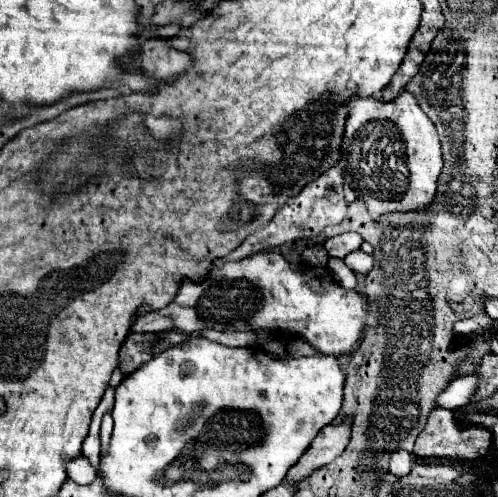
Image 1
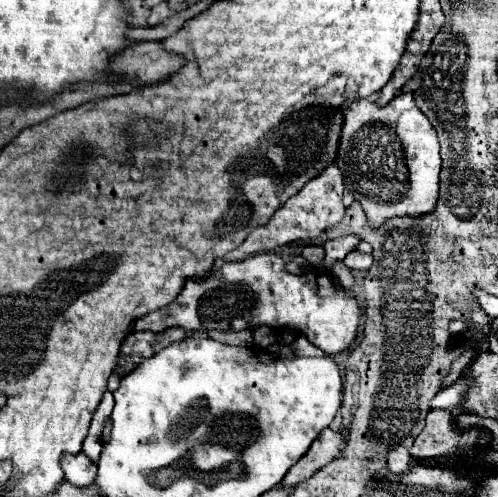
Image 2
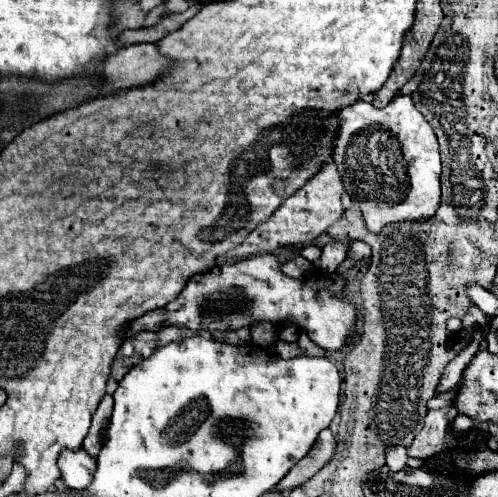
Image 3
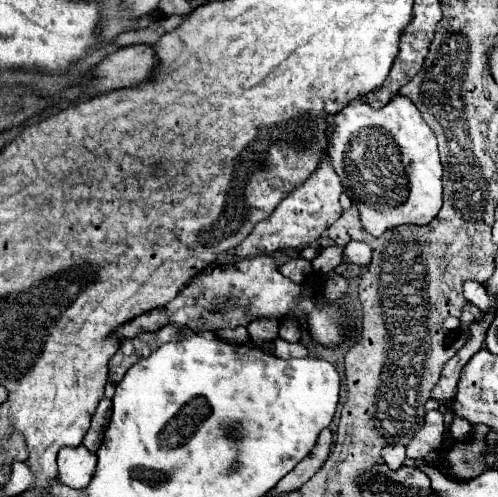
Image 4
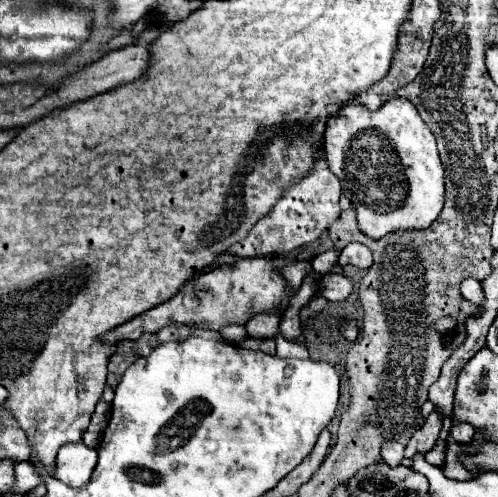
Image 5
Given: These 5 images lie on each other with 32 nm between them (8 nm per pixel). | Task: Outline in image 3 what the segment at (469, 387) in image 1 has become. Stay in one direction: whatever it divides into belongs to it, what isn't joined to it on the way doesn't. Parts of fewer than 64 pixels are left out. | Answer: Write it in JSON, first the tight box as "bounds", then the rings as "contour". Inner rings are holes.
{"bounds":[428,392,458,410],"contour":[[[448,392],[448,394],[444,394],[444,396],[434,396],[434,398],[430,398],[430,400],[428,400],[428,410],[432,410],[432,408],[440,408],[440,410],[450,408],[450,404],[456,400],[456,394],[458,394],[458,392]]]}

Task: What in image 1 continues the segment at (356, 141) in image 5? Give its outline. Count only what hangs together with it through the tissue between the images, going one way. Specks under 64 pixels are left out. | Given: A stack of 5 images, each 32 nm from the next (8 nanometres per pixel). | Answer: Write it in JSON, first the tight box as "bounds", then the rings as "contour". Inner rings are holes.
{"bounds":[338,92,444,222],"contour":[[[402,92],[392,102],[354,98],[348,108],[338,166],[344,172],[344,180],[366,204],[372,220],[378,222],[384,214],[392,212],[426,210],[434,202],[444,158],[436,128],[420,110],[414,96]]]}

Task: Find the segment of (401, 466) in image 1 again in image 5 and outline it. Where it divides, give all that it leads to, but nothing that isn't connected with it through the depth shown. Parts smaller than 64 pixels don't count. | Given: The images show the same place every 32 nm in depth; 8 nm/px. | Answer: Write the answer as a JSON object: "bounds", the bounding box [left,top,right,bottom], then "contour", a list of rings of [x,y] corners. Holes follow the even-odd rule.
{"bounds":[382,440,404,468],"contour":[[[386,440],[384,446],[382,446],[382,458],[384,458],[384,462],[386,462],[388,466],[392,466],[392,468],[398,466],[400,460],[404,458],[404,446],[398,444],[398,442]]]}

